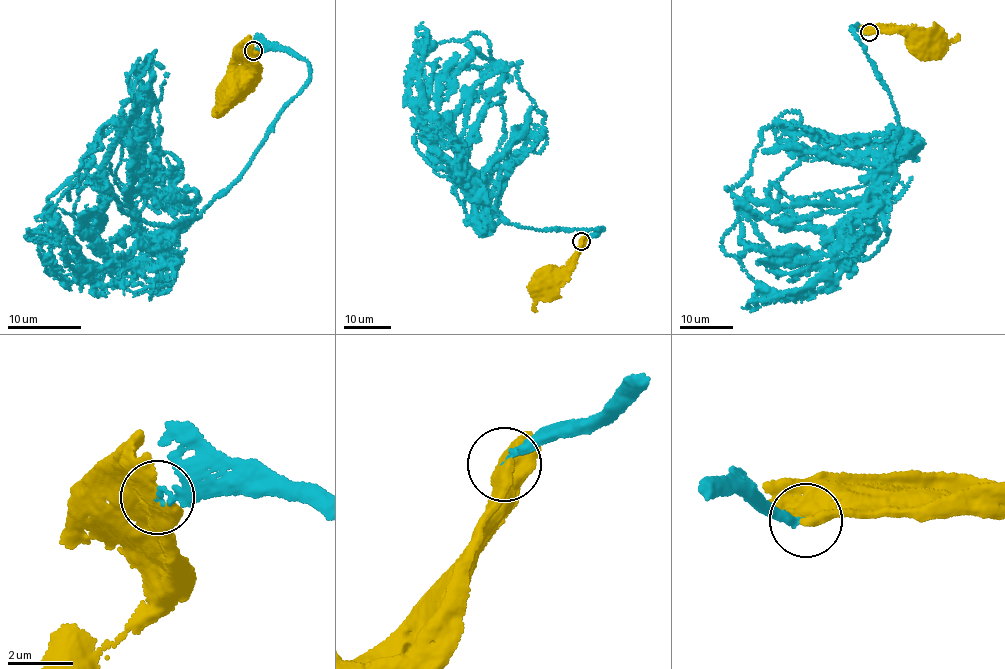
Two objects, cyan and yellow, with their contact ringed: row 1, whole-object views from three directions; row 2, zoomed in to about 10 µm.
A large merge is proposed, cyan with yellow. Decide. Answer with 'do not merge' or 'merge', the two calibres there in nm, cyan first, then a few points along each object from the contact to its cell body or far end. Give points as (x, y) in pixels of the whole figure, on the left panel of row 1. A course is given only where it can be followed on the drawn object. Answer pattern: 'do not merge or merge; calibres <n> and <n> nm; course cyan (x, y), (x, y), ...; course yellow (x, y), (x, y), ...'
merge; calibres 140 and 550 nm; course cyan (254, 50), (309, 72), (202, 214), (152, 223), (109, 191), (122, 101), (149, 57), (160, 168), (197, 211); course yellow (254, 50), (233, 91)

